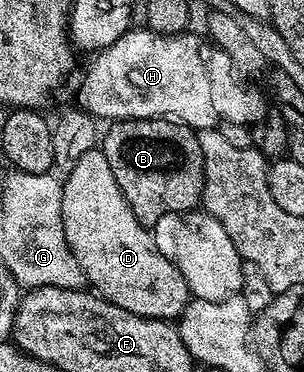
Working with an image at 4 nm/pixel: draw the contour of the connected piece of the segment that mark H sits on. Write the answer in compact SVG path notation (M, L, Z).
M132 28L121 36L121 40L117 40L113 44L109 44L104 50L98 51L94 55L95 58L87 66L87 71L83 74L83 83L79 86L79 102L78 105L86 110L97 120L122 120L124 118L170 118L173 122L186 124L192 130L198 132L201 130L214 130L217 126L217 119L213 116L212 97L217 93L216 87L211 87L211 74L207 71L207 62L203 59L203 46L199 43L199 38L192 32L184 32L181 34L159 34L156 30L150 28Z

